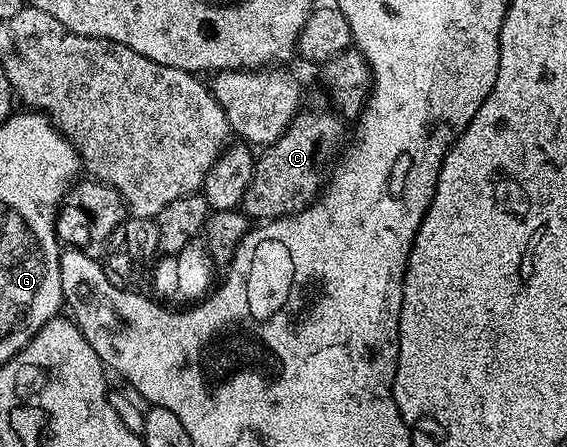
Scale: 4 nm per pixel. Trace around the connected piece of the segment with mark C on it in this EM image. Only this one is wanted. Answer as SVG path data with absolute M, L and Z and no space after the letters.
M320 106L317 110L301 109L285 128L283 136L255 155L256 163L250 176L250 188L246 188L242 203L242 209L249 219L283 218L285 214L306 209L321 193L330 170L330 159L345 145L345 119L335 109L325 106Z

